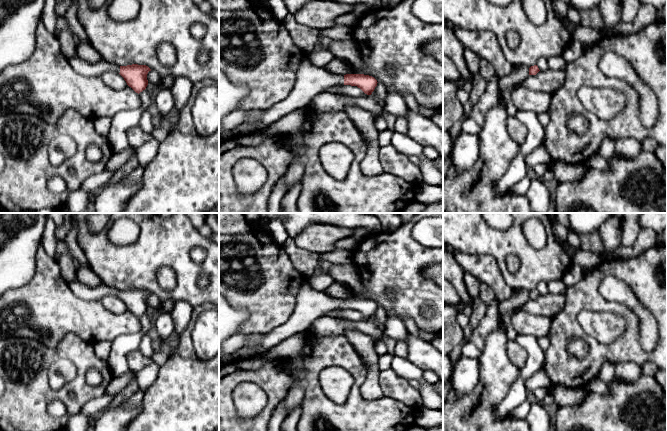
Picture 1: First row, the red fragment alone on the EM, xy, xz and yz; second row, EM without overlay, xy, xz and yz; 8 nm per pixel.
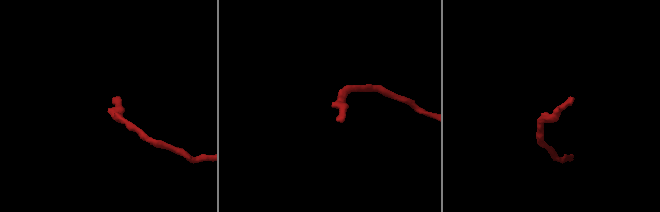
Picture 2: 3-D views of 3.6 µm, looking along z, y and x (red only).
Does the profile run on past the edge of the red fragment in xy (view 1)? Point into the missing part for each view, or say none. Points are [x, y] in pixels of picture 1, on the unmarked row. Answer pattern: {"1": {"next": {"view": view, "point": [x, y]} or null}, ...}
{"1": {"next": {"view": "xy", "point": [79, 289]}}}

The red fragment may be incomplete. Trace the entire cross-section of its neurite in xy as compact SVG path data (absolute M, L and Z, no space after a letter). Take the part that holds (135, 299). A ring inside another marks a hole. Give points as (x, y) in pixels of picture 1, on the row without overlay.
M78 278L68 284L72 293L82 300L101 300L106 295L114 295L120 298L126 305L127 309L138 318L145 314L148 309L147 298L151 293L146 289L132 288L118 290L105 284L97 287L88 286L82 283Z

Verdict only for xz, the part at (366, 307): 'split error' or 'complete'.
split error

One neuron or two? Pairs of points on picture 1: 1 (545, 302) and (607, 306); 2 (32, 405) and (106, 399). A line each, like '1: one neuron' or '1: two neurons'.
1: two neurons
2: two neurons

